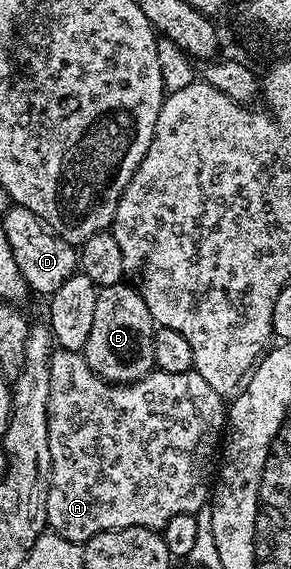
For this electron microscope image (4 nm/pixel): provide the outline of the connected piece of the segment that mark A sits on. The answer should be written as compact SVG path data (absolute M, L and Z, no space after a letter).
M54 351L49 358L51 392L49 394L49 449L51 450L51 470L49 471L49 493L47 494L48 527L63 538L84 542L100 532L110 532L116 528L164 529L175 514L195 514L211 496L211 485L215 480L215 461L219 456L219 445L227 428L227 404L203 378L195 371L183 374L167 374L156 370L149 372L134 384L110 384L85 361L81 352Z

